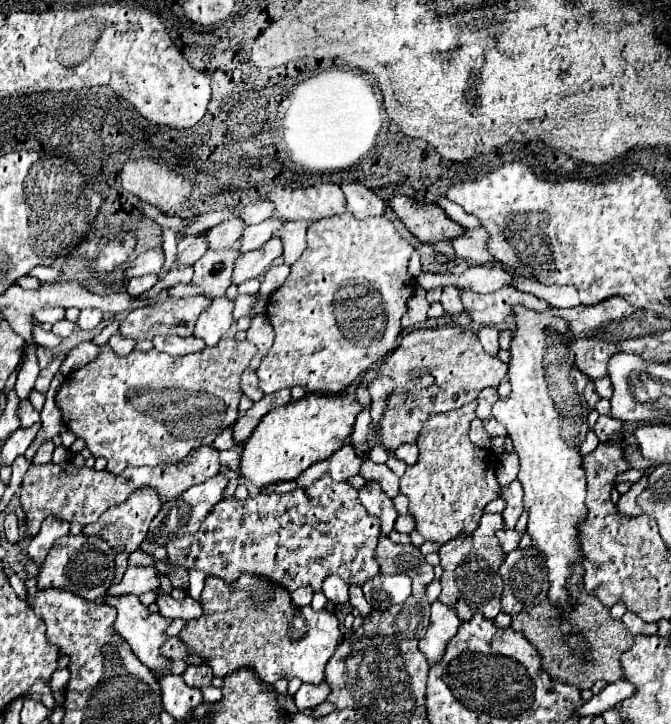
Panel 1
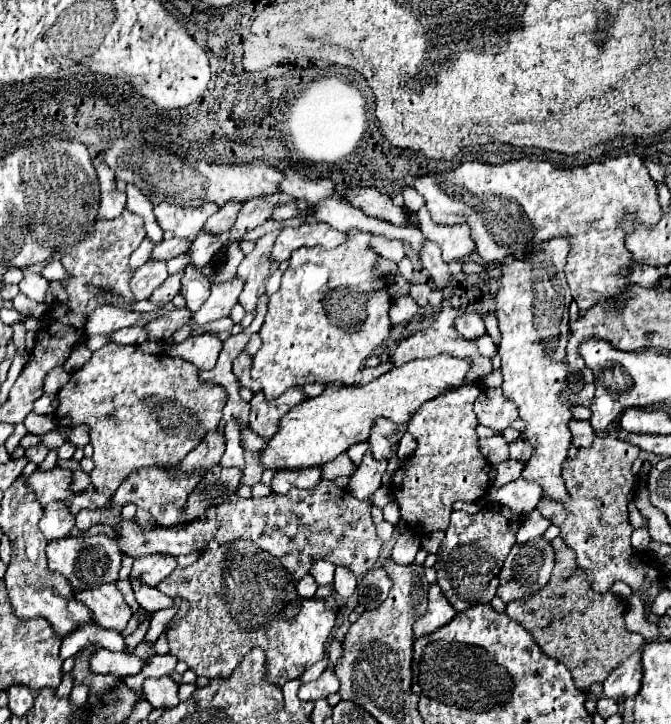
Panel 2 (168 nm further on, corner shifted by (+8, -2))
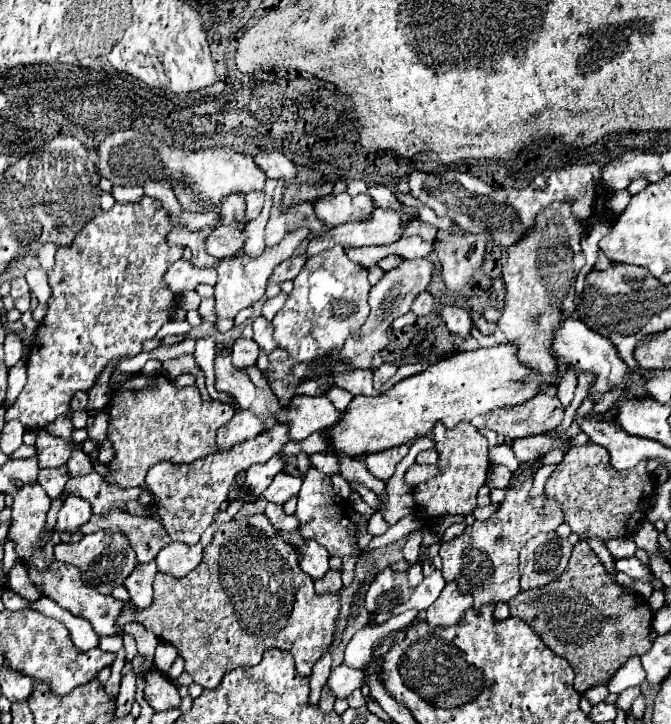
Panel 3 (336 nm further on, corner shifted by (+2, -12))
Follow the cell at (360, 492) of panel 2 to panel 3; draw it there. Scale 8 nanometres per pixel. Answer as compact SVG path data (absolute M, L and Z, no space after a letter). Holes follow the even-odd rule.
M402 444L402 446L388 448L388 450L382 450L382 452L376 452L376 454L368 454L366 466L368 466L370 474L376 476L382 482L388 482L394 474L394 466L406 456L408 448L410 448L408 444Z

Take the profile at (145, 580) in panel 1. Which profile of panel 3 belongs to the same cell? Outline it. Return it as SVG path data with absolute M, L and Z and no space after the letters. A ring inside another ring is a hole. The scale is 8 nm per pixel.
M170 542L156 556L158 572L170 574L174 578L182 578L182 576L186 576L190 570L194 570L200 564L202 550L204 548L200 544L186 546L186 544Z

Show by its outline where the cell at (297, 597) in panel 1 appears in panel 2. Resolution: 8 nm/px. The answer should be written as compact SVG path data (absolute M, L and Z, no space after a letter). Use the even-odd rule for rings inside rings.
M306 574L306 576L296 584L296 590L298 590L298 594L300 594L302 598L312 598L312 596L316 594L316 588L318 588L318 584L316 584L316 580L314 580L310 574Z

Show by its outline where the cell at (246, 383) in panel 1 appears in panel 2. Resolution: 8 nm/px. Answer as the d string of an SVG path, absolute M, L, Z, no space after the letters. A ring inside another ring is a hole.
M242 352L242 354L232 362L232 368L234 368L234 374L236 374L236 378L240 380L242 386L248 386L252 392L258 392L258 390L260 390L260 384L250 378L252 356L248 356L246 352Z

